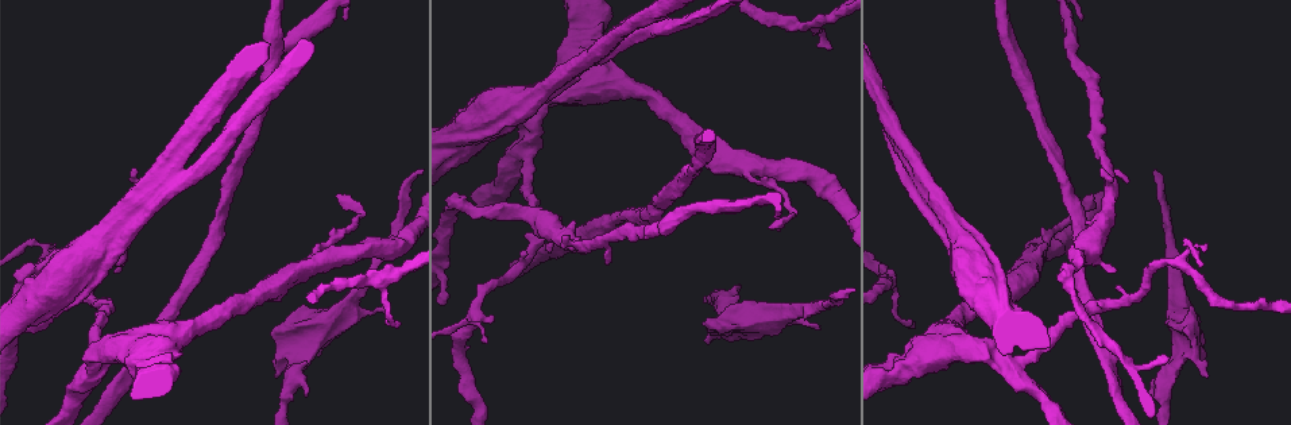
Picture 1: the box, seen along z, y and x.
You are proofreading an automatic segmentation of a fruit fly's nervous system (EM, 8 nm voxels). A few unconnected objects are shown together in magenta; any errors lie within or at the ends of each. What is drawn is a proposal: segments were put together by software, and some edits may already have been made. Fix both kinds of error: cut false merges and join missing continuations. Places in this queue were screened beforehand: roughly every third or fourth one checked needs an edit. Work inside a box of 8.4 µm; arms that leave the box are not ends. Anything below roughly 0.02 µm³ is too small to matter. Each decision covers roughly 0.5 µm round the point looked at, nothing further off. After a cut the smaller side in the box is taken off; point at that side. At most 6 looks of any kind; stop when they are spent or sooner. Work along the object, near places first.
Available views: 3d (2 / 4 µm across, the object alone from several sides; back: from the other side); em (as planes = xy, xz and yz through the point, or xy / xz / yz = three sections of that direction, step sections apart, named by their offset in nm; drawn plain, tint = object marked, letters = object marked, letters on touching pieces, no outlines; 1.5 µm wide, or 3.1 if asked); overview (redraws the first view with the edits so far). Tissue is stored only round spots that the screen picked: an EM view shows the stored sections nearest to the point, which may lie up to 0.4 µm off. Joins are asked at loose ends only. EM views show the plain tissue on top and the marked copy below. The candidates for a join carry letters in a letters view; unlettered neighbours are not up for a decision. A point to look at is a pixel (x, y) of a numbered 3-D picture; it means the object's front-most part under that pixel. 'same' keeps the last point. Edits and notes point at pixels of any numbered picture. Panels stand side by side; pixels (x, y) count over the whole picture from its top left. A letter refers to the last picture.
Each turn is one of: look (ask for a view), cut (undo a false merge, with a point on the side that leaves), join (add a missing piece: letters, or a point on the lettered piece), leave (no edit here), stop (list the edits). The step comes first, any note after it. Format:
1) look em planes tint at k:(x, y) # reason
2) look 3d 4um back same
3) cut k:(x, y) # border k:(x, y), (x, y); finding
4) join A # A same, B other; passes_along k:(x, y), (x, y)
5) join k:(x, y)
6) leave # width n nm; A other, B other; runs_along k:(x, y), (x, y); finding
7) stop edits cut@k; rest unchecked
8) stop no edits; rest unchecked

look em xz step 4 tint at 1:(1068, 274) # abrupt turn

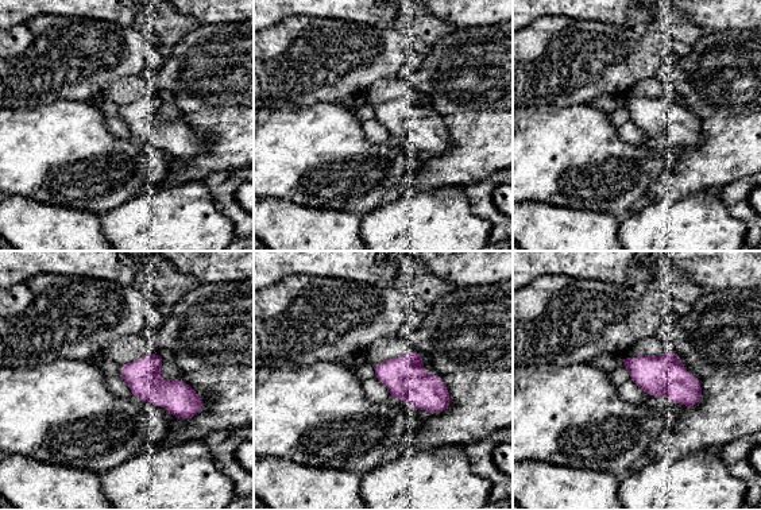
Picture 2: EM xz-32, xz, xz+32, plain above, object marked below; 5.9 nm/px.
look em xz step 4 letters same # see the neighbours

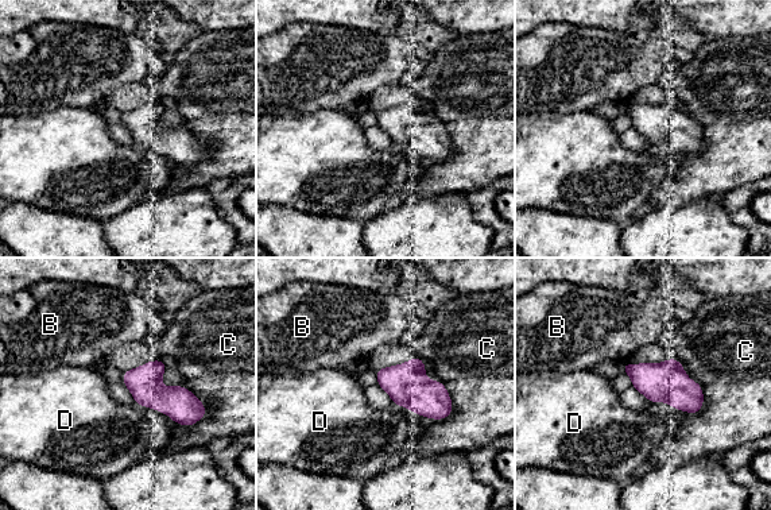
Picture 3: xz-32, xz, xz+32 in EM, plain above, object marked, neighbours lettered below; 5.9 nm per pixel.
leave # B other, C other, D other; all the same neuron

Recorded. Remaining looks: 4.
look em planes letters at 1:(101, 365) # abrupt turn

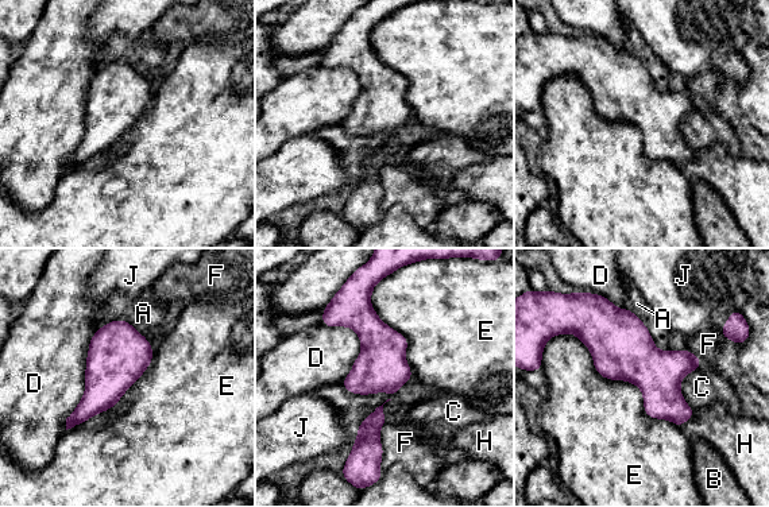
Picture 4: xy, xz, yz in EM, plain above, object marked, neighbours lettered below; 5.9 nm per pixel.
leave # width 300 nm; longest_contact E 900 nm; A other, B other, C other, D other, E other, F other, H other, J other; all the same neuron

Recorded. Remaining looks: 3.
look em yz step 4 tint at 1:(738, 289)

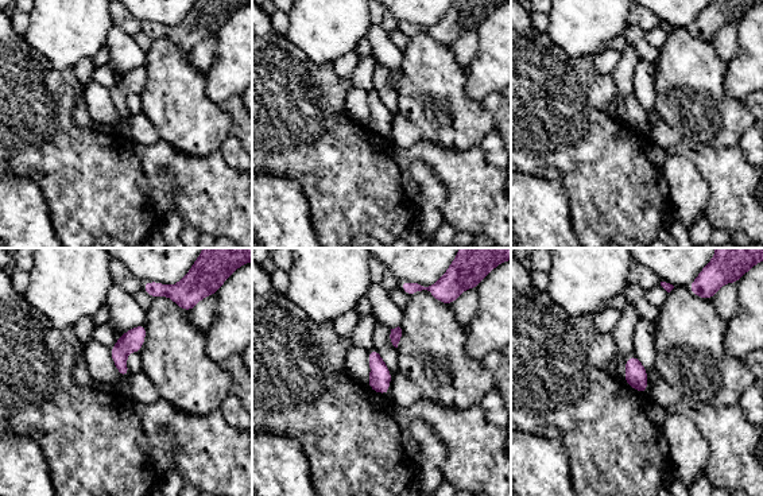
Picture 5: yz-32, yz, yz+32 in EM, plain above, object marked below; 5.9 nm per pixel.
look em xz step 8 tint same

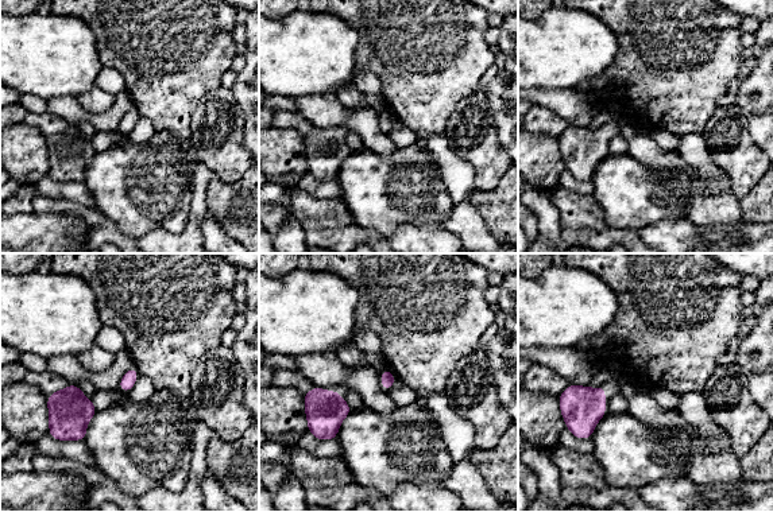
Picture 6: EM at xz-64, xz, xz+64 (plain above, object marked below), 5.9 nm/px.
look em xz step 8 letters same

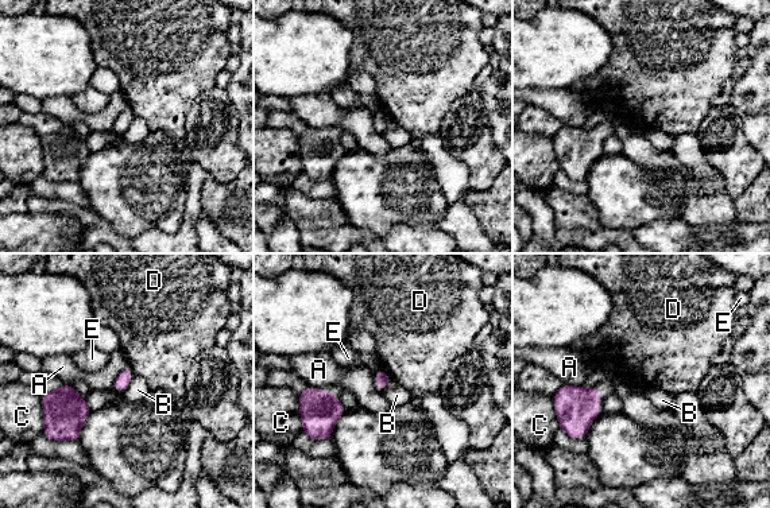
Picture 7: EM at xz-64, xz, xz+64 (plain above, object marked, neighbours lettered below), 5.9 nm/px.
leave # A other, B other, C other, D other, E other; border 7:(135, 375), (122, 394); no lettered piece goes on from it

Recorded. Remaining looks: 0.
stop no edits; rest unchecked

